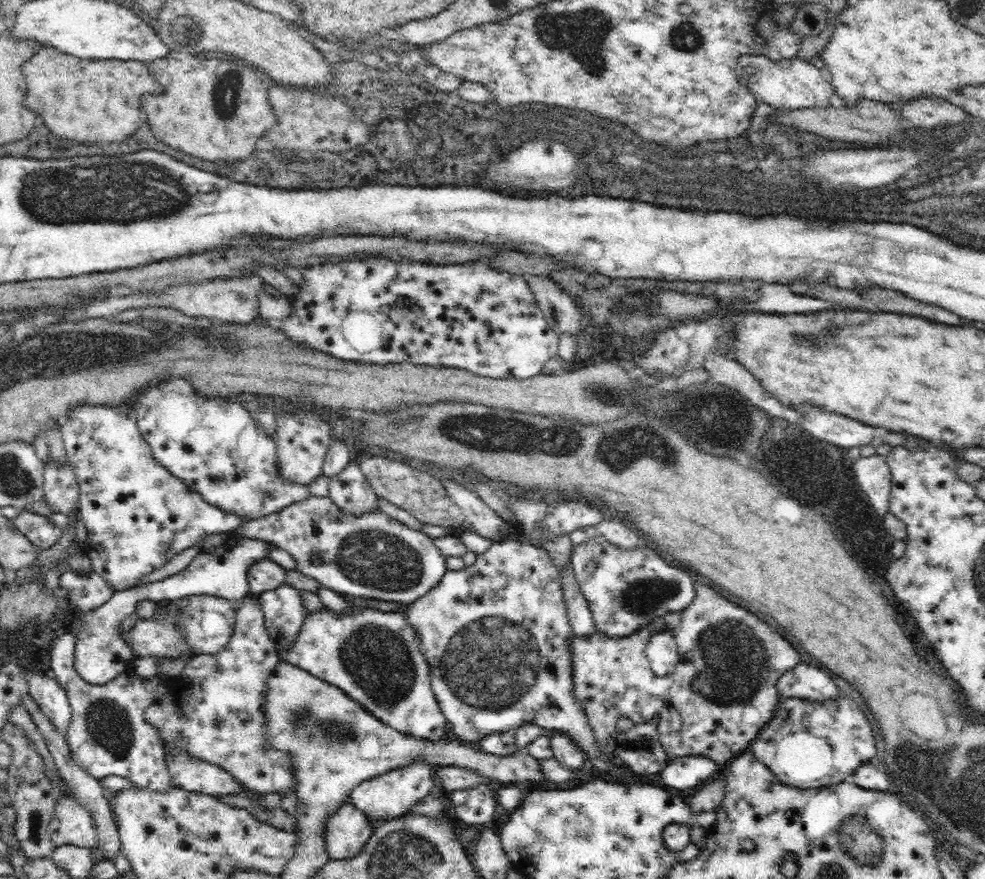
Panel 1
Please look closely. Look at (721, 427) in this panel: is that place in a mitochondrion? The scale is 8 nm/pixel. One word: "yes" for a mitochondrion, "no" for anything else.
yes

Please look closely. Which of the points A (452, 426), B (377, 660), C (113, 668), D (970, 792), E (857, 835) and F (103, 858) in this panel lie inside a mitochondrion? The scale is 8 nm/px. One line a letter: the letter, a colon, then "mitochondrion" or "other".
A: mitochondrion
B: mitochondrion
C: other
D: mitochondrion
E: mitochondrion
F: other

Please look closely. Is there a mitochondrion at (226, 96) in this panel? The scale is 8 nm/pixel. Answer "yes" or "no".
yes

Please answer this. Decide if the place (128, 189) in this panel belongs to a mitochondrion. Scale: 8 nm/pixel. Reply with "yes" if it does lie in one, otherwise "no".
yes

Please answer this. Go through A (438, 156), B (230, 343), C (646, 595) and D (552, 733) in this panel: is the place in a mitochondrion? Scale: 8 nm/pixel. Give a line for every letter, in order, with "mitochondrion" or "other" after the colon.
A: mitochondrion
B: mitochondrion
C: mitochondrion
D: other

